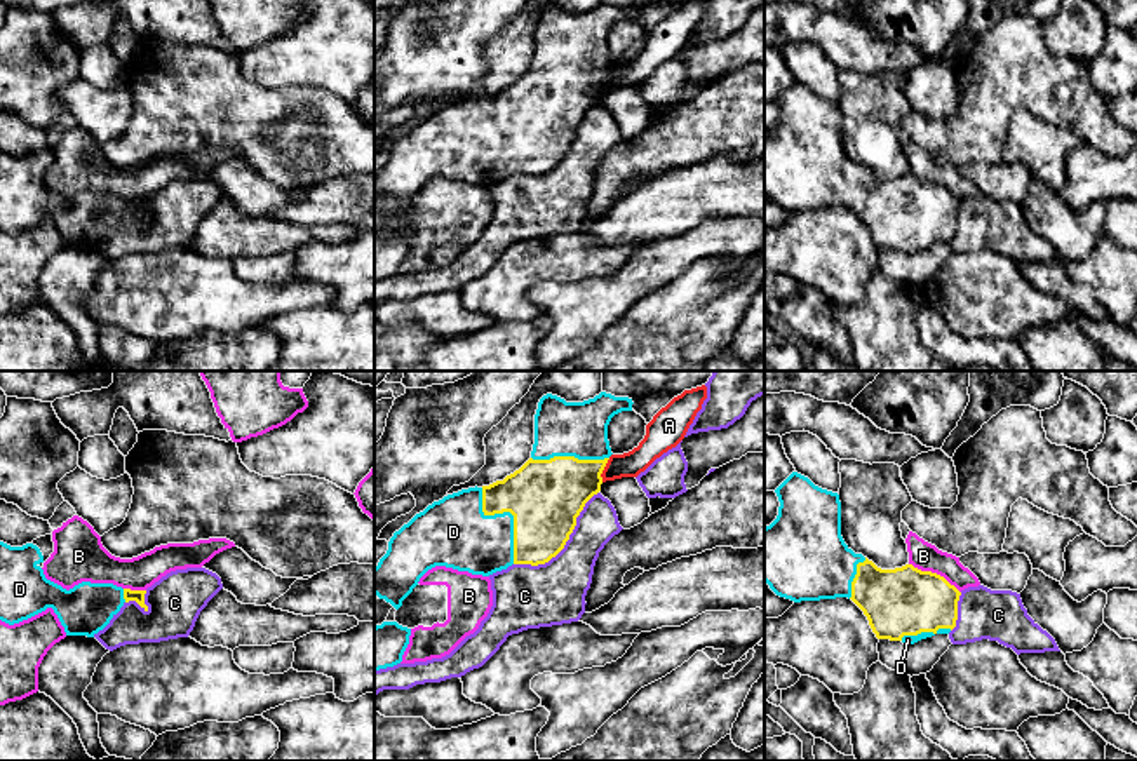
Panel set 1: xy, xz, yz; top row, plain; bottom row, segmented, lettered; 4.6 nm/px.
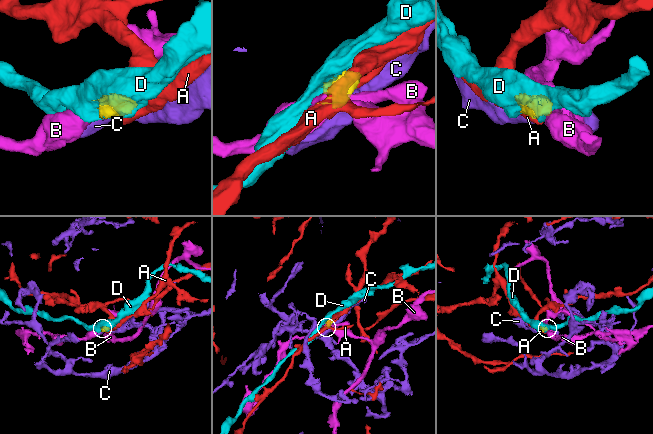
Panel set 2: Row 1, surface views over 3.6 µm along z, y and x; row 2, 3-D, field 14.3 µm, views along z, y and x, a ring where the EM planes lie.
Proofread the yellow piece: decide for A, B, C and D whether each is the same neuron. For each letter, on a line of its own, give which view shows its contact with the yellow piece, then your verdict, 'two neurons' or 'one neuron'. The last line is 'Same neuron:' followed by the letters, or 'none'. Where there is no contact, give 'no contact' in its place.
A: xz | two neurons
B: yz | two neurons
C: xz | two neurons
D: xz | one neuron
Same neuron: D

